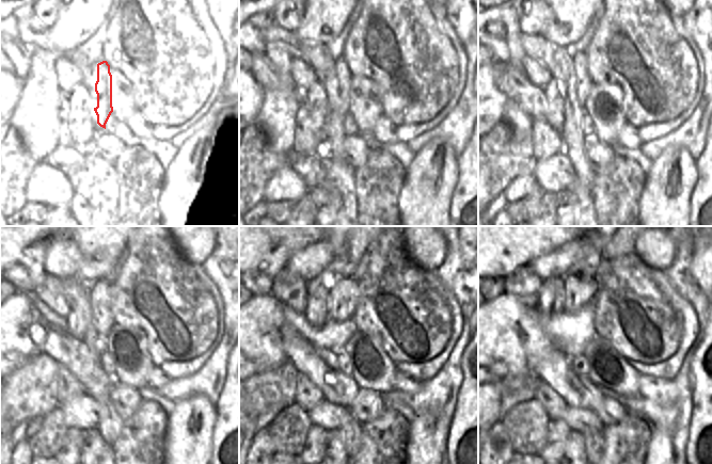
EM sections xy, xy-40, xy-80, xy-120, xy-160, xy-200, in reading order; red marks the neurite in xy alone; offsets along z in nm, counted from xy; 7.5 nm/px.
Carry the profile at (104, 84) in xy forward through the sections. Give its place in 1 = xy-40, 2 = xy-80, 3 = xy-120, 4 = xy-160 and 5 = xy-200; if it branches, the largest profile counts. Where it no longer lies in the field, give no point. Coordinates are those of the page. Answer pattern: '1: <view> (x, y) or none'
1: xy-40 (343, 74)
2: xy-80 (583, 79)
3: xy-120 (101, 313)
4: xy-160 (343, 293)
5: xy-200 (580, 289)

